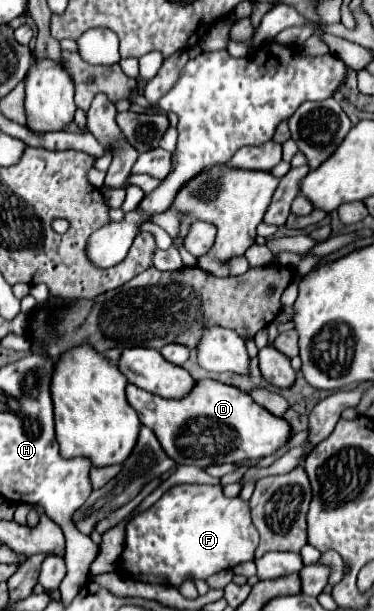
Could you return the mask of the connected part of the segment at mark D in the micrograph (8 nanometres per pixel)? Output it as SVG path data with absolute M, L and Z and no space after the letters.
M211 378L195 382L193 390L181 400L159 398L127 384L127 402L137 410L143 426L155 432L165 454L177 464L199 468L227 462L245 464L273 454L291 434L291 428L283 418L277 418L255 404L247 392Z

